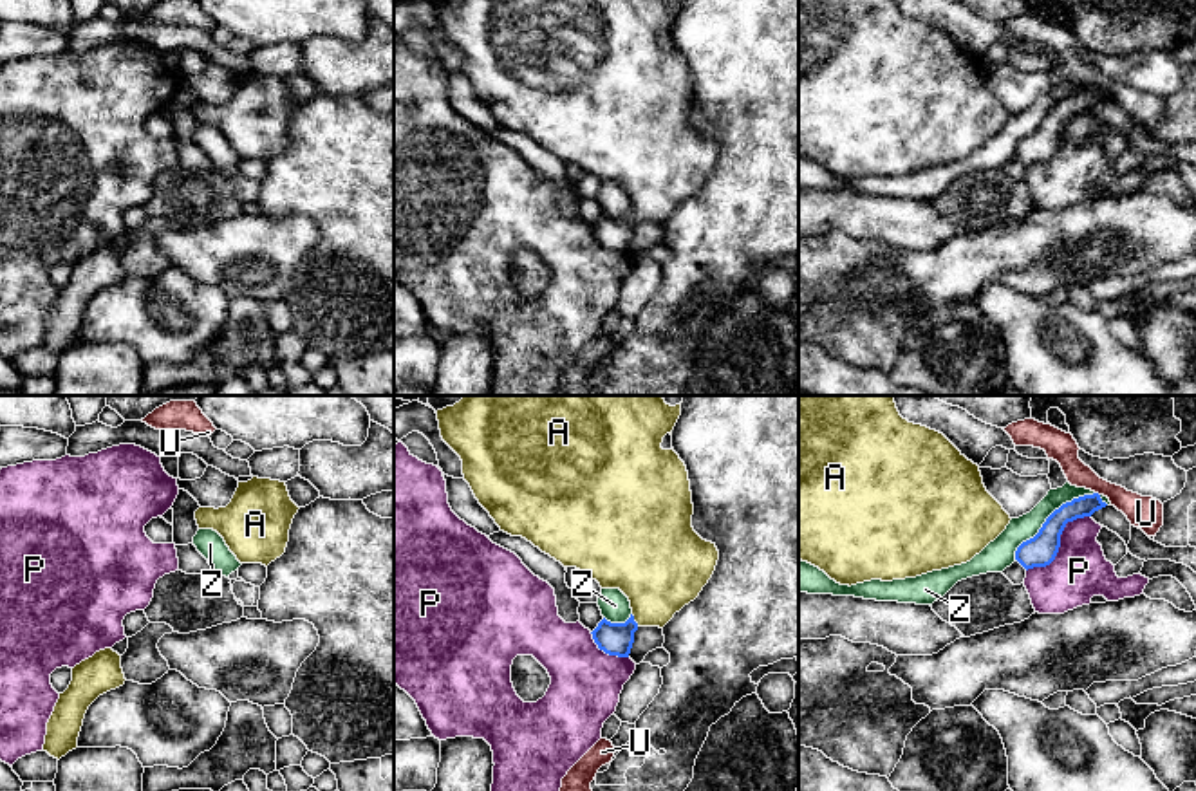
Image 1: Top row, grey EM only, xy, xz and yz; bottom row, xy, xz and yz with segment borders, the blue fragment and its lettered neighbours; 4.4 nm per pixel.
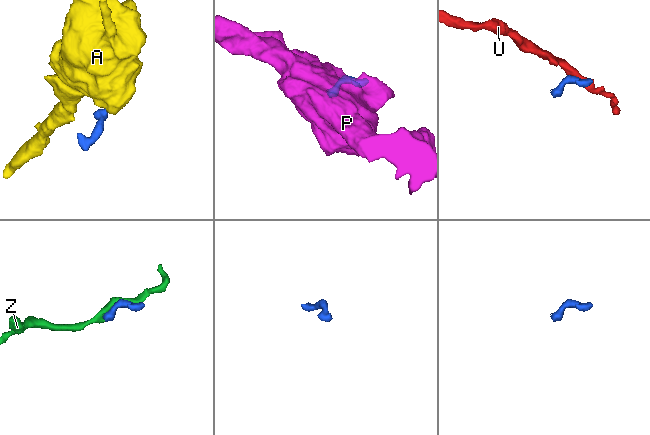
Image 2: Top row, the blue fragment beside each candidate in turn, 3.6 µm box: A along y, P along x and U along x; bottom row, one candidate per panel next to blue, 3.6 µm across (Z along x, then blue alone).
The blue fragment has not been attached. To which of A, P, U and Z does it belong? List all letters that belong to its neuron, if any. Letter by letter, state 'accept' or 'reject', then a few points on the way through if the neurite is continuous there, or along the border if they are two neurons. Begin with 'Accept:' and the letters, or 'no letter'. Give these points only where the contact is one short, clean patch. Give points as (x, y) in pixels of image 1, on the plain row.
Accept: A
A: accept | across xz (613, 233), (633, 215), (654, 194), (660, 167)
P: reject
U: reject | along yz (1095, 87), (1099, 91)
Z: reject

